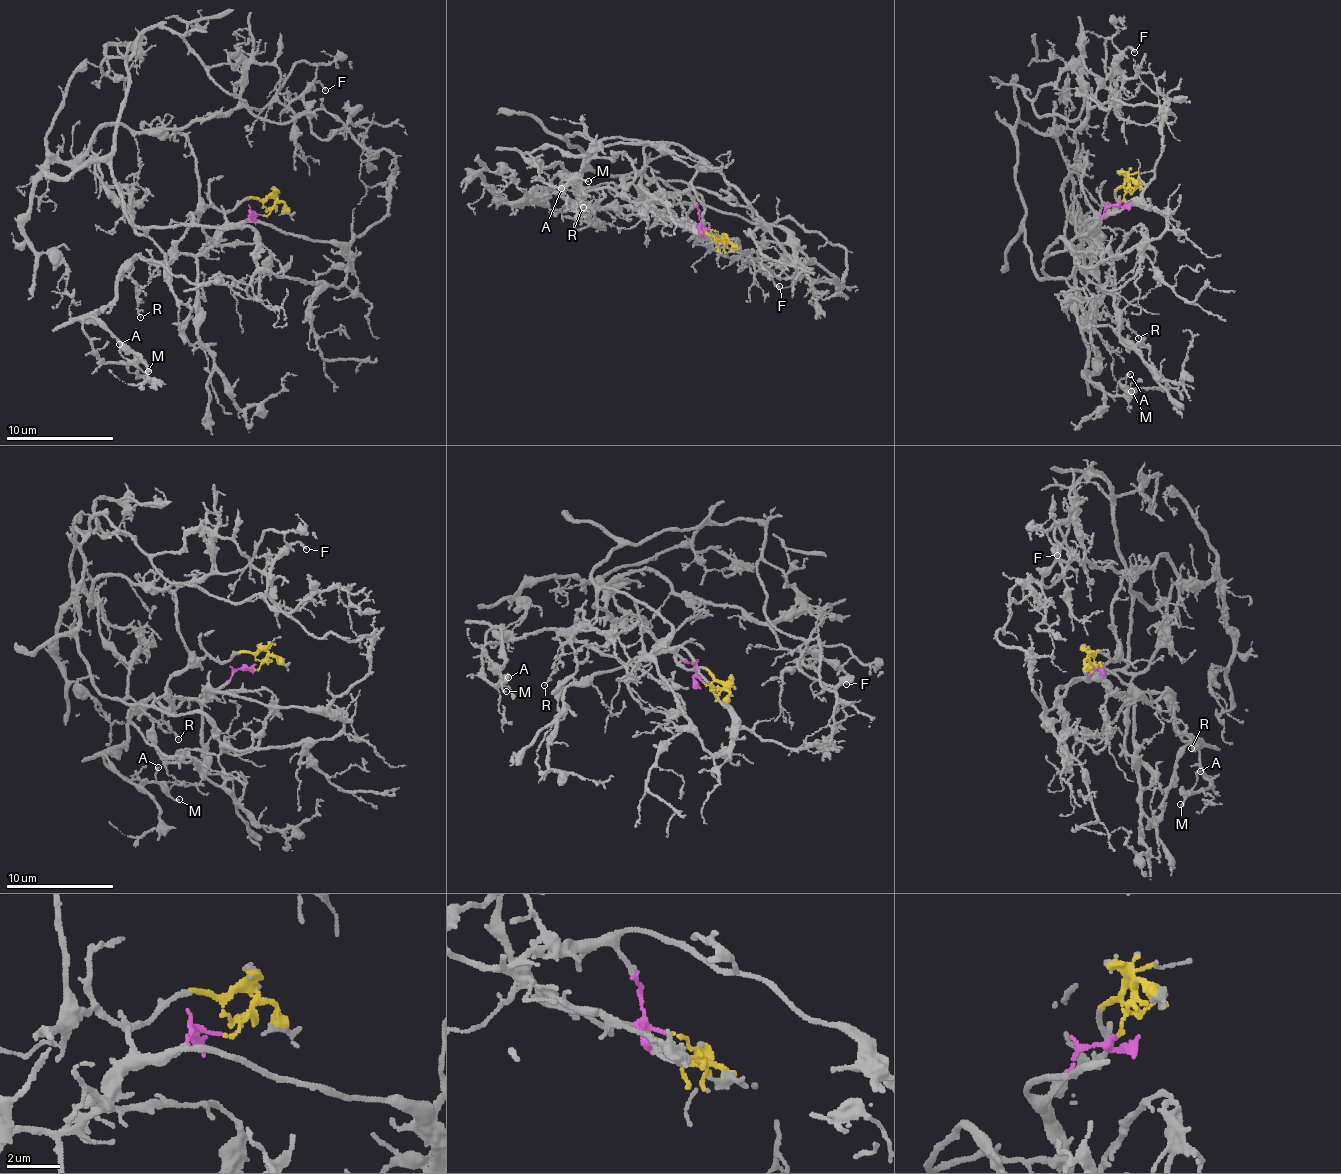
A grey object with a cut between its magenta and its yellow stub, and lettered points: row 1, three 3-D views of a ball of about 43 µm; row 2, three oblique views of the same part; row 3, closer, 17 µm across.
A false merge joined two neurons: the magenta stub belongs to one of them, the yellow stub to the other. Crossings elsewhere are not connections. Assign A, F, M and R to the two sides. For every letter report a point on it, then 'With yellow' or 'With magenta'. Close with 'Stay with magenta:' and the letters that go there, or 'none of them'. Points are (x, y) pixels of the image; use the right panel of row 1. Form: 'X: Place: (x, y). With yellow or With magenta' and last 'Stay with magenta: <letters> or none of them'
A: Place: (1130, 374). With magenta
F: Place: (1134, 52). With yellow
M: Place: (1131, 391). With magenta
R: Place: (1138, 338). With magenta
Stay with magenta: A, M, R

